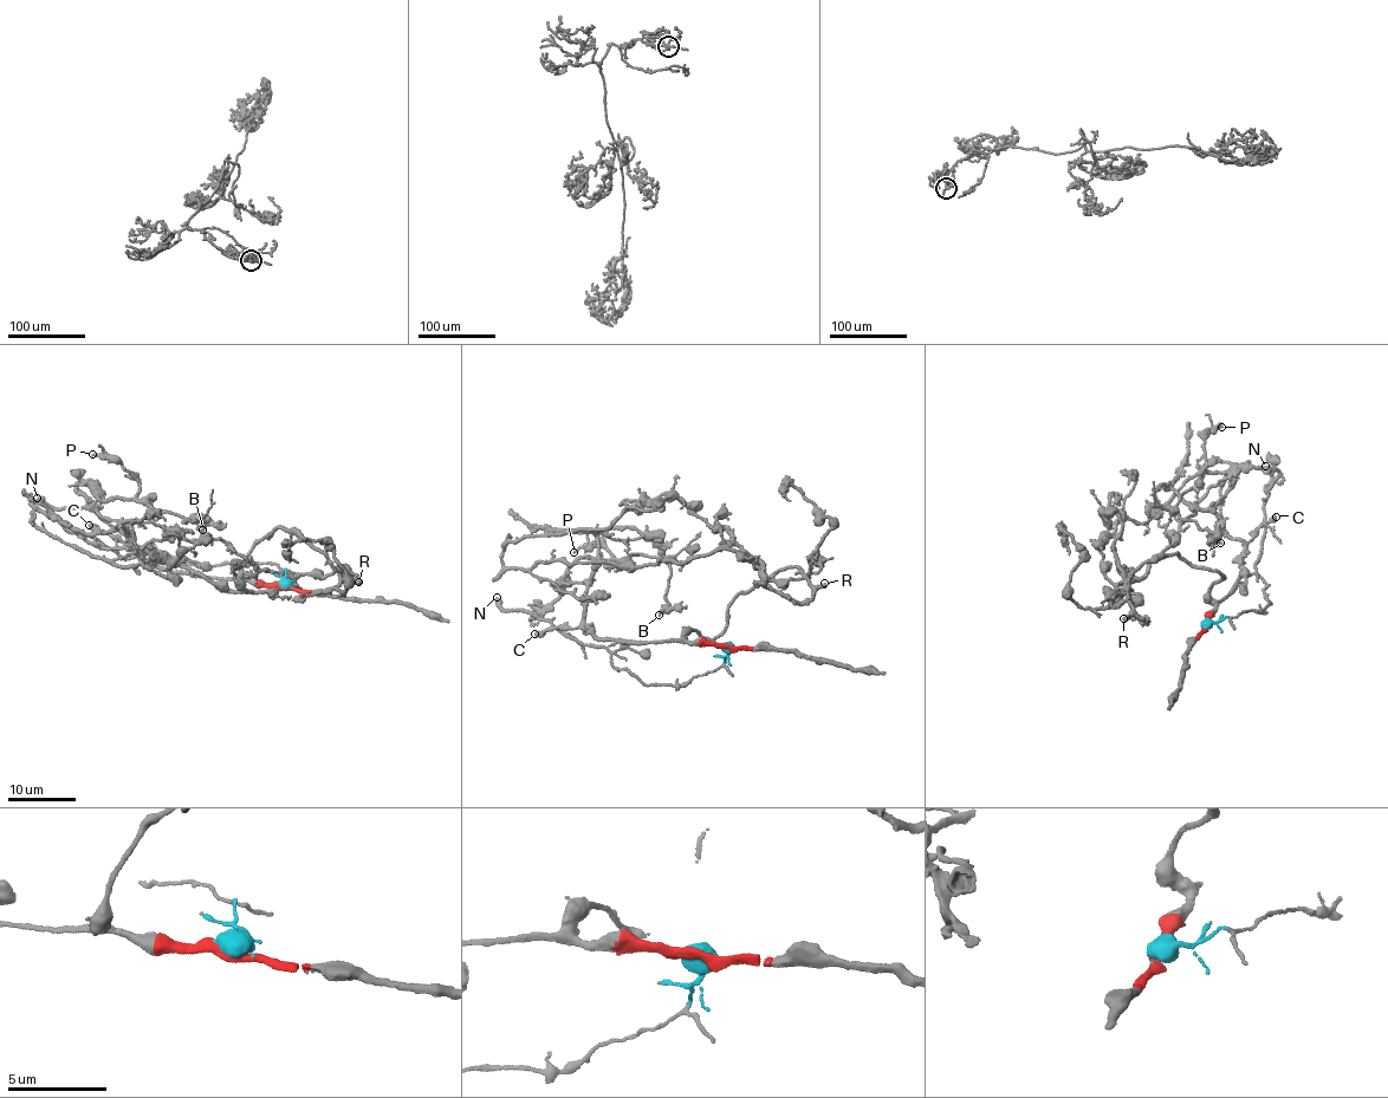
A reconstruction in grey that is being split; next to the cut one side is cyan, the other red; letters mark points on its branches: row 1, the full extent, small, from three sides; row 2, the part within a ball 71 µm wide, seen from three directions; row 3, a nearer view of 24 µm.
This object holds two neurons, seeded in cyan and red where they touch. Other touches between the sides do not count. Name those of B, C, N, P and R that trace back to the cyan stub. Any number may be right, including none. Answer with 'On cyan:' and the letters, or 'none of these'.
On cyan: B, N, P

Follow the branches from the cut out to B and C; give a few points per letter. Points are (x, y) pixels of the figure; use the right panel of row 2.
B: (1205, 625), (1272, 602), (1254, 566), (1279, 473), (1207, 470), (1184, 492), (1180, 519), (1221, 544)
C: (1205, 625), (1244, 571), (1245, 547), (1262, 524), (1275, 515)

